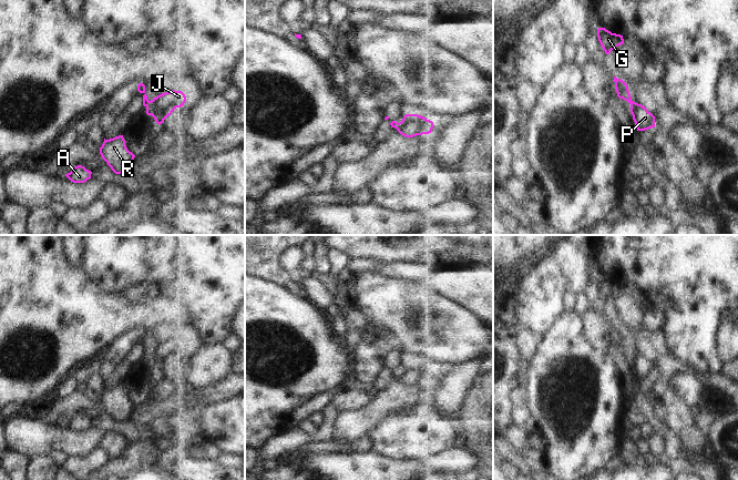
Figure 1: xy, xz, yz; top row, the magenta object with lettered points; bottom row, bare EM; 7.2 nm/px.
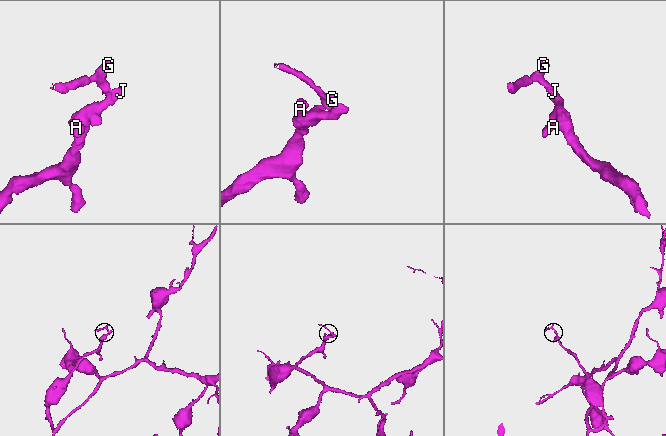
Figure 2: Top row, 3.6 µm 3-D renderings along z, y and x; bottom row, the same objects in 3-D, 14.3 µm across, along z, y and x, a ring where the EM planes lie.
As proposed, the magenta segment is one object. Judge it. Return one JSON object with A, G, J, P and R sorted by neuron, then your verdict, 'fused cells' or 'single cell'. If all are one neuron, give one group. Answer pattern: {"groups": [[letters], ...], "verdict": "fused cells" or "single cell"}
{"groups": [["A", "J", "P", "R"], ["G"]], "verdict": "fused cells"}

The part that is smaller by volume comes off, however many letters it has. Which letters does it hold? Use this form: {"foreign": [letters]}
{"foreign": ["G"]}

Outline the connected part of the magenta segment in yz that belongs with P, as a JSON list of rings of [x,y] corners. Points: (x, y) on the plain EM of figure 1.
[[[632,349],[631,361],[637,379],[655,376],[655,365],[642,353]]]

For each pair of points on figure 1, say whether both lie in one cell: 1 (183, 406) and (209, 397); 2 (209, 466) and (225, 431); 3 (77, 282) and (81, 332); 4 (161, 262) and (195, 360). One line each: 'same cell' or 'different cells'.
1: same cell
2: different cells
3: same cell
4: different cells

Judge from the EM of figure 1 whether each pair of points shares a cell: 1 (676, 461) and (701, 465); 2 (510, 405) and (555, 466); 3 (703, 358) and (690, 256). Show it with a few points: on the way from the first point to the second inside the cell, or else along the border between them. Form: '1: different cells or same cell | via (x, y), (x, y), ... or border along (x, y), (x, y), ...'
1: same cell | via (683, 463), (695, 465)
2: different cells | border along (519, 387), (518, 395), (522, 412)
3: same cell | via (694, 333), (694, 282)

